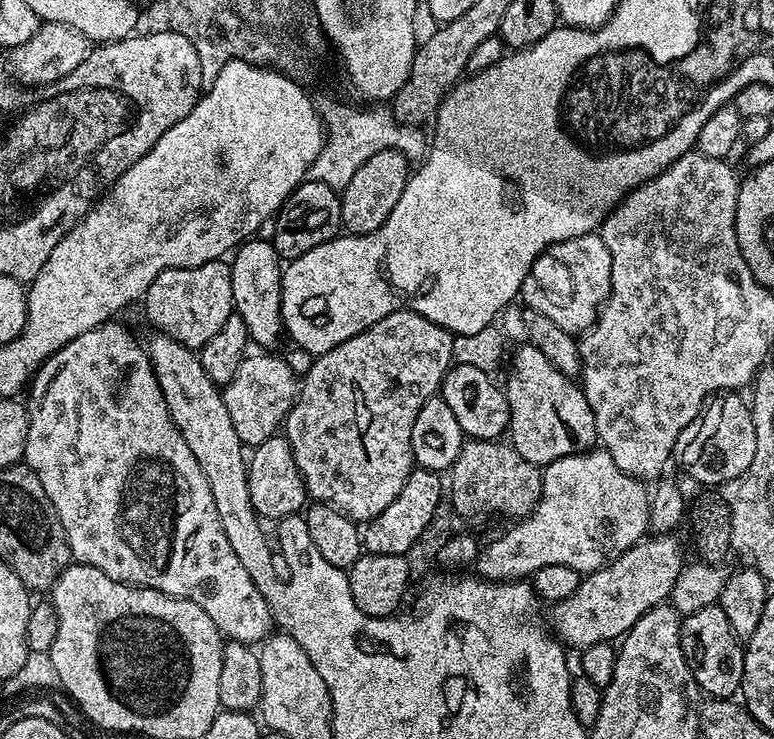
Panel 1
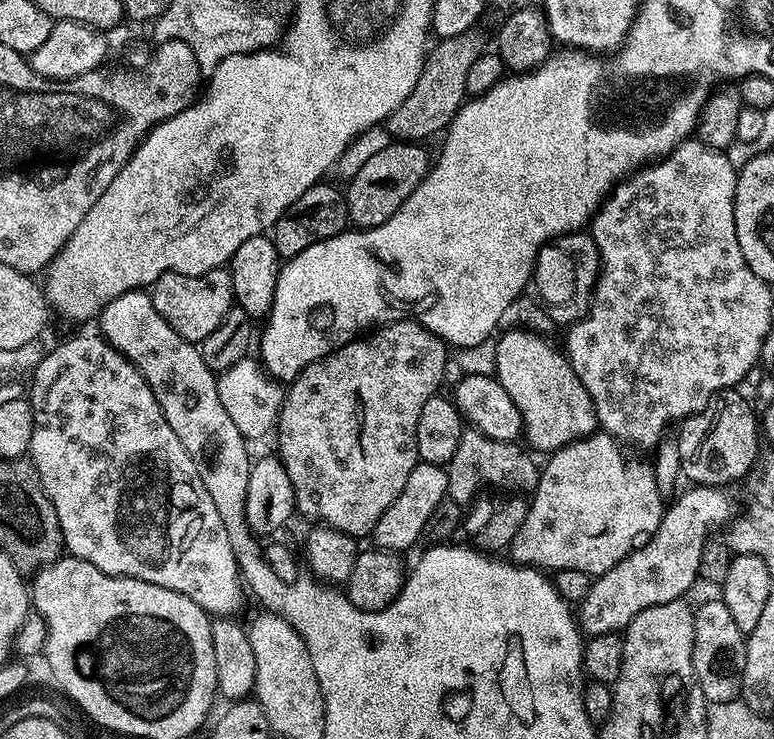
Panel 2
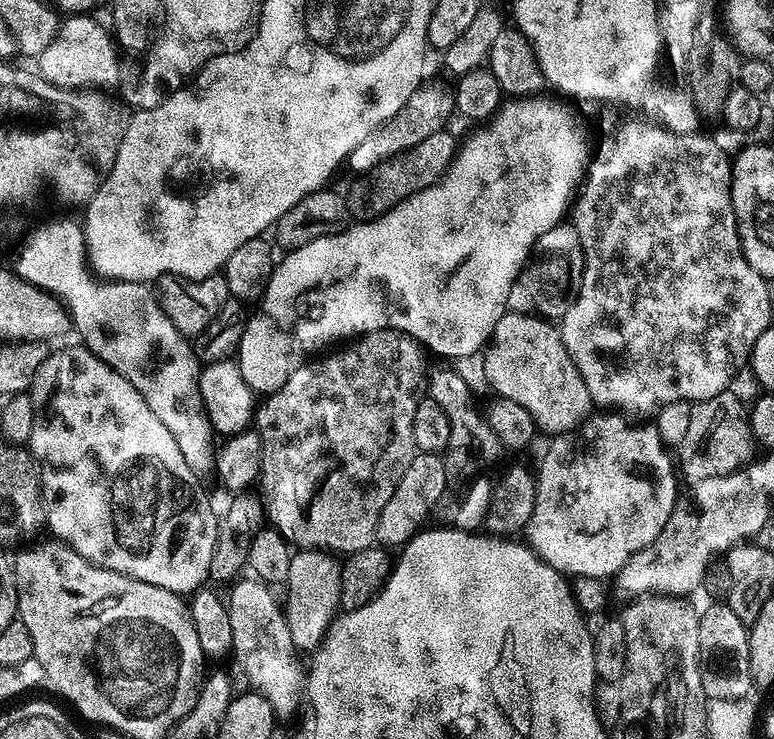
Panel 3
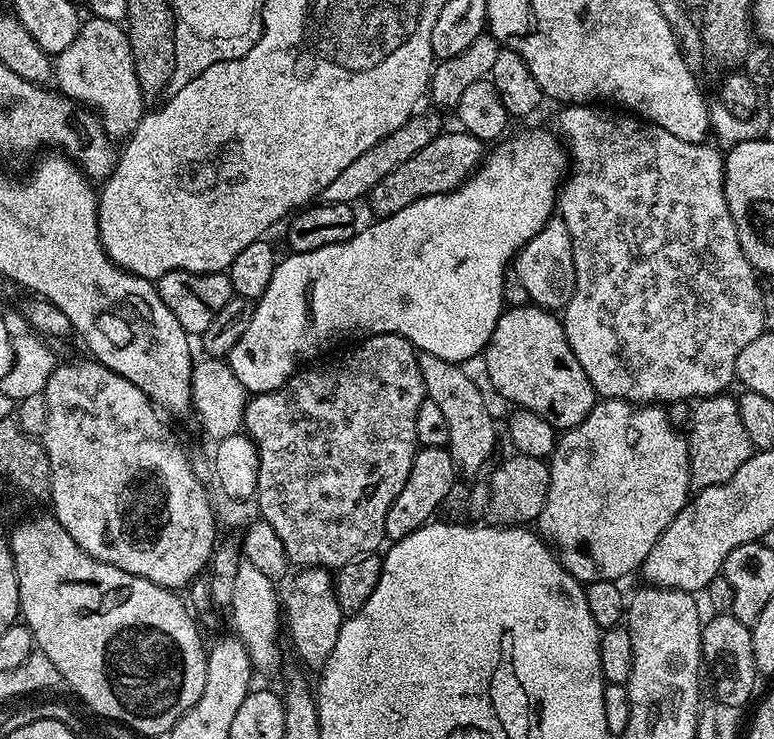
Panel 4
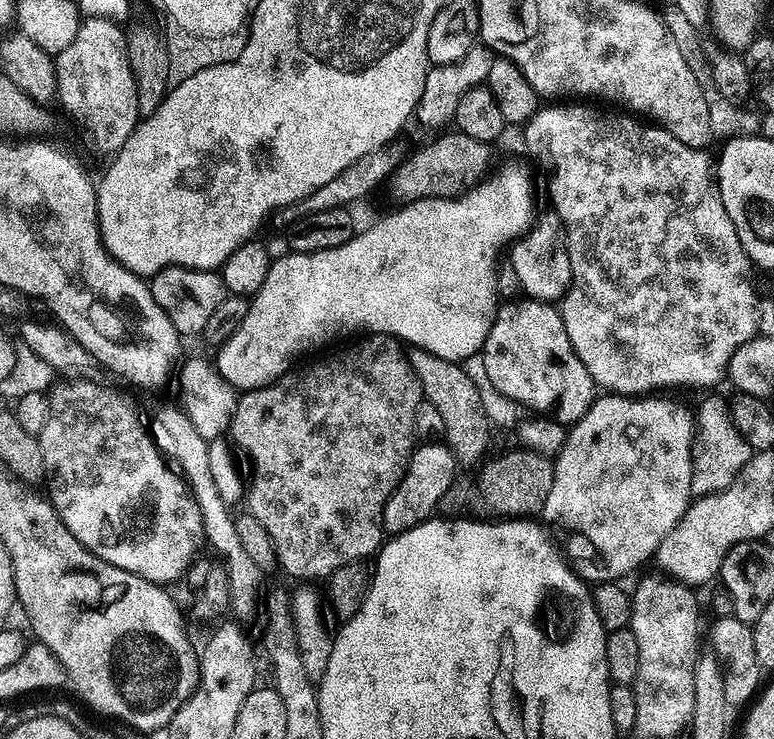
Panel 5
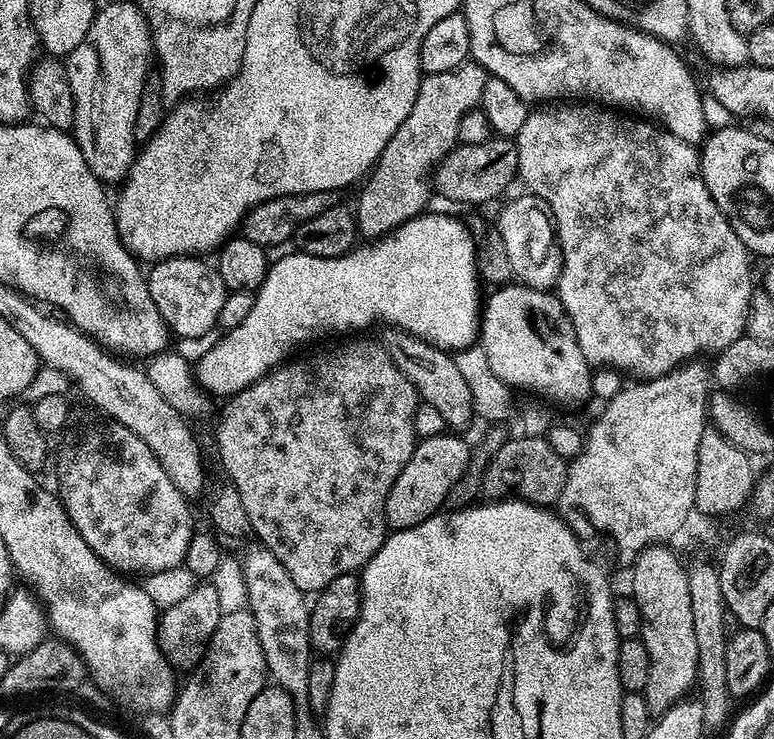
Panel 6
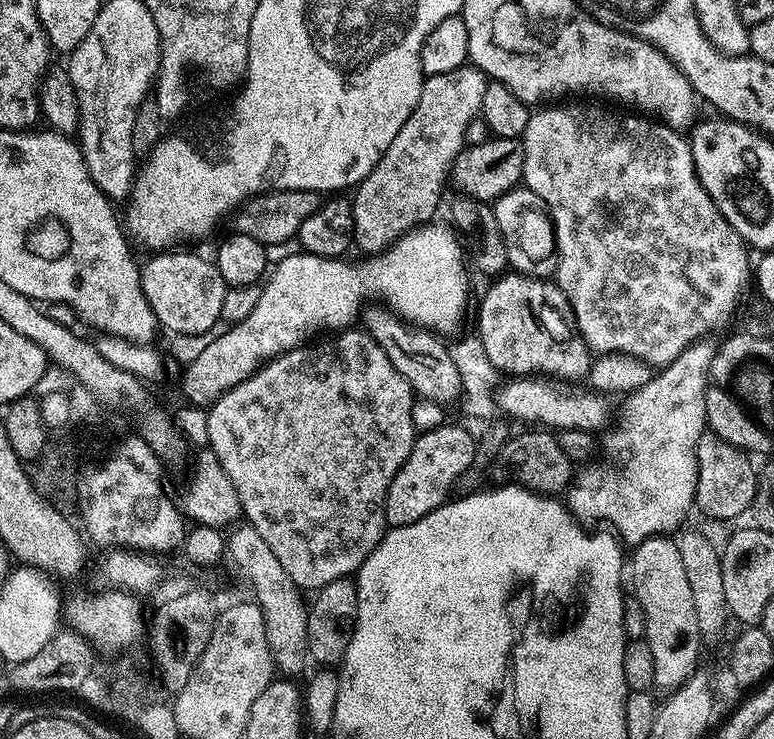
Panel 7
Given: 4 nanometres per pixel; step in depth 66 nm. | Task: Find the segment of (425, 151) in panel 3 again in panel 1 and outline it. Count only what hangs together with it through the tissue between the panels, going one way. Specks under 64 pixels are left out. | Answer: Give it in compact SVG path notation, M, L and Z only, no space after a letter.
M384 150L364 162L340 192L342 206L342 228L349 236L368 236L378 230L390 218L390 210L398 206L402 190L406 190L410 175L410 162L403 152Z

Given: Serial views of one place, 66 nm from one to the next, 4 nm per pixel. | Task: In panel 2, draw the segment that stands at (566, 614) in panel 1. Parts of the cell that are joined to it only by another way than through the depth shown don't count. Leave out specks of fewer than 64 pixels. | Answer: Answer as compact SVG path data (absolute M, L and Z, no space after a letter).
M723 487L689 489L665 507L658 530L644 545L632 549L625 560L593 579L586 598L578 606L578 624L588 636L619 633L642 610L689 595L692 583L697 583L702 550L713 535L712 528L723 529L734 516L732 500Z

